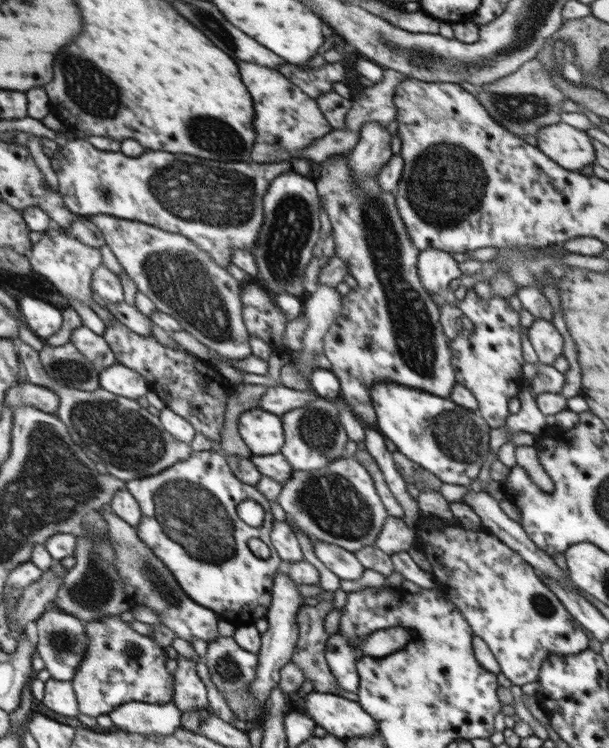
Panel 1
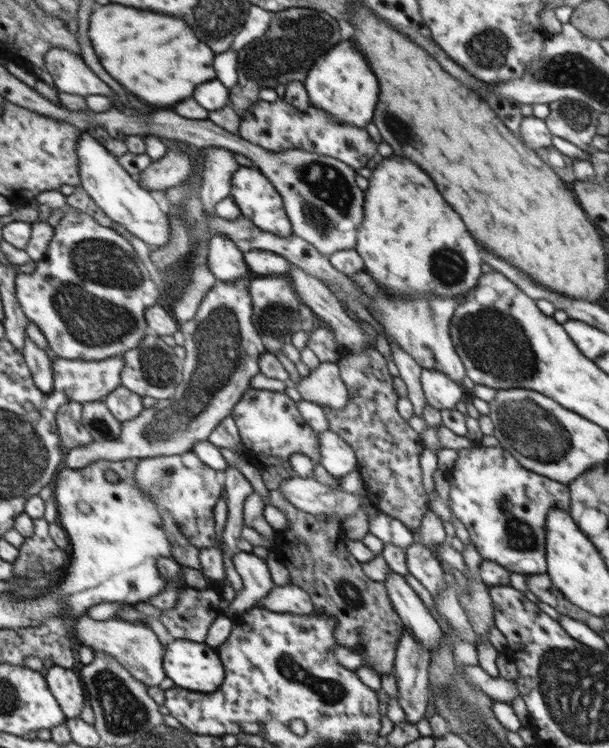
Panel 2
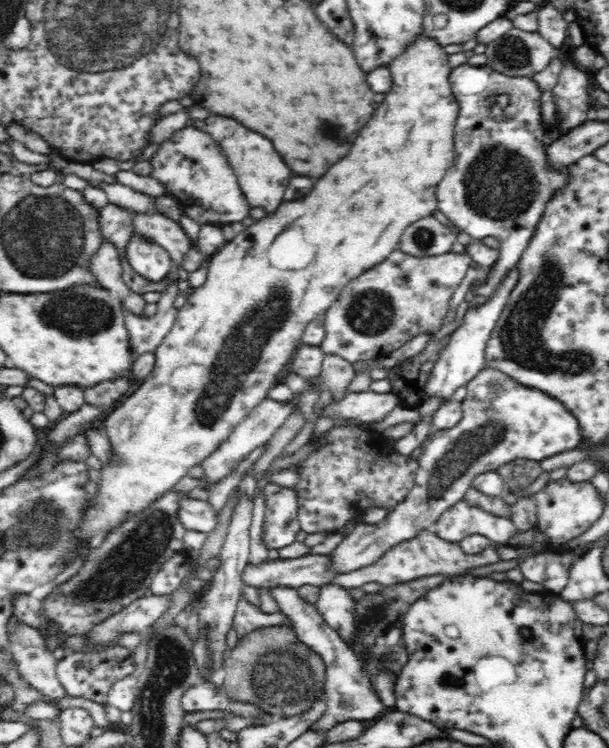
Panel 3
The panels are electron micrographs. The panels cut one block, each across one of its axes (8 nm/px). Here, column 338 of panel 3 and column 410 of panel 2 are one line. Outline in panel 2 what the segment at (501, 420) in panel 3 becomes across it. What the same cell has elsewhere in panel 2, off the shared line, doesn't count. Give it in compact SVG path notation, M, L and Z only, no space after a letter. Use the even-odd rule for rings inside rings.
M414 542L405 550L407 569L432 594L437 595L448 584L444 581L444 570L432 550L420 542Z

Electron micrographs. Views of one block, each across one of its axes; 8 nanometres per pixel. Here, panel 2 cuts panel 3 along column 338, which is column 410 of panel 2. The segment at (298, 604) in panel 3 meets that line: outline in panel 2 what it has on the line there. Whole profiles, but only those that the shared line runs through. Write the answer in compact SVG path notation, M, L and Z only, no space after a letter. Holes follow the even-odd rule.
M403 629L395 655L397 701L405 712L405 719L415 725L426 717L426 709L430 708L429 664L430 652Z

